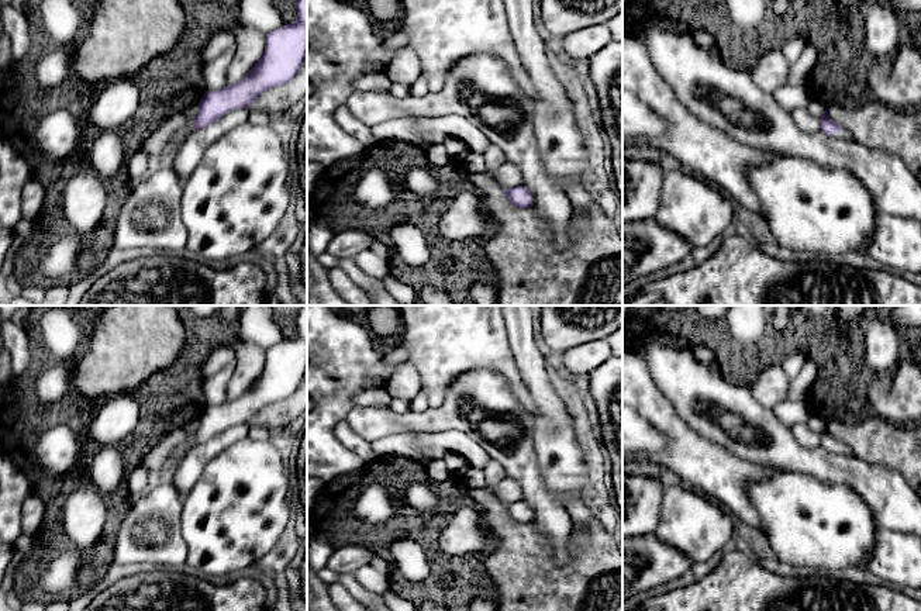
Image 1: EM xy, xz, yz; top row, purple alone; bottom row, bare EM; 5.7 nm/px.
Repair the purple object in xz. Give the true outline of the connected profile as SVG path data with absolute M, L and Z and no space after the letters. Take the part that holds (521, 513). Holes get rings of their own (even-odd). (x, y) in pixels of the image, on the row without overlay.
M521 500L506 505L506 511L518 524L532 522L532 508Z

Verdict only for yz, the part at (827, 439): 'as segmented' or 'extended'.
extended

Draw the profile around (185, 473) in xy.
M248 424L232 425L213 439L190 448L180 462L172 465L169 469L169 476L180 496L184 498L201 476L204 467L218 453L245 439L248 432Z

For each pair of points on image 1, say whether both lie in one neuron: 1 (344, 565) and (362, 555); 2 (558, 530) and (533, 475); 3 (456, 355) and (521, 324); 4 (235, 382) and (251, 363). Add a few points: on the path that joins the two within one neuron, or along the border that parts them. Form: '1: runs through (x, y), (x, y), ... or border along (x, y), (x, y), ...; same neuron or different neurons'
1: runs through (348, 561), (358, 556); same neuron
2: runs through (548, 515), (542, 500), (534, 489); same neuron
3: border along (504, 320), (507, 341), (516, 362); different neurons
4: runs through (240, 378), (247, 368); same neuron

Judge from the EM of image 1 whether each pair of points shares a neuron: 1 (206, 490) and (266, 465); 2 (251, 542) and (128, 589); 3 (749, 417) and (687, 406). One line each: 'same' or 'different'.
1: same
2: different
3: same

